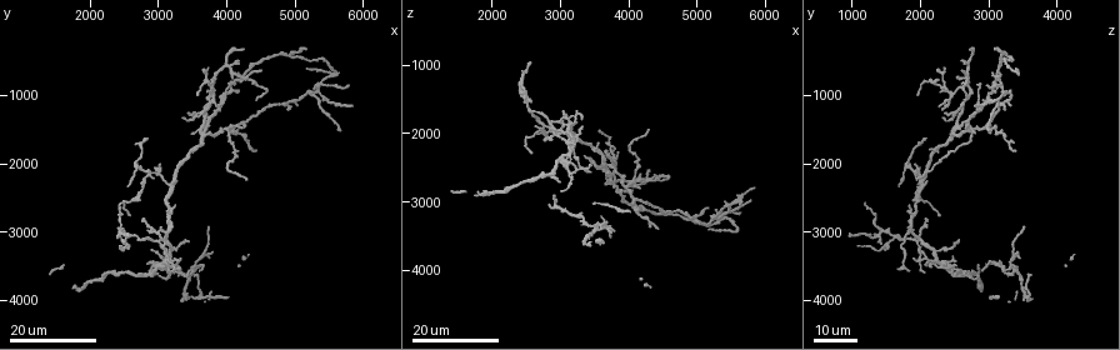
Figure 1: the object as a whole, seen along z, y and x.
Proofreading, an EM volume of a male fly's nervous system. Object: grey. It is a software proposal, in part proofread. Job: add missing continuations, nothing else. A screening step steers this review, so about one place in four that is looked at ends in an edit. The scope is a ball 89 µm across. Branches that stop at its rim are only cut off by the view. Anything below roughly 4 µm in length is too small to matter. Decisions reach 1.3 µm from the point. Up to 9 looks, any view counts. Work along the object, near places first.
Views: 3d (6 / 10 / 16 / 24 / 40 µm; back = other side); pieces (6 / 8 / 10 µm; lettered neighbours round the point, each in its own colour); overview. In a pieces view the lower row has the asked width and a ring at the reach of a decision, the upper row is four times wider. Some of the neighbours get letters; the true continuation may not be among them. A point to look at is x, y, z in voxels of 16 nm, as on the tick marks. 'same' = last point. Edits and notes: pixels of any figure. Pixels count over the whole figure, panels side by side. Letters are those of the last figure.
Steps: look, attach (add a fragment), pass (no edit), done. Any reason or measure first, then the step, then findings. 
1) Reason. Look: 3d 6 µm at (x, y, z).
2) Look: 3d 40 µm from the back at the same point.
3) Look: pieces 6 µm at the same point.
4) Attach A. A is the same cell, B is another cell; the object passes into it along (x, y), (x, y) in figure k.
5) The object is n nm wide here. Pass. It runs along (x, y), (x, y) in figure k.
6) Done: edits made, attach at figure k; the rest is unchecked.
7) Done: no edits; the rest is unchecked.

Branch stops here. Look: 3d 24 µm at (4400, 1800, 3350).

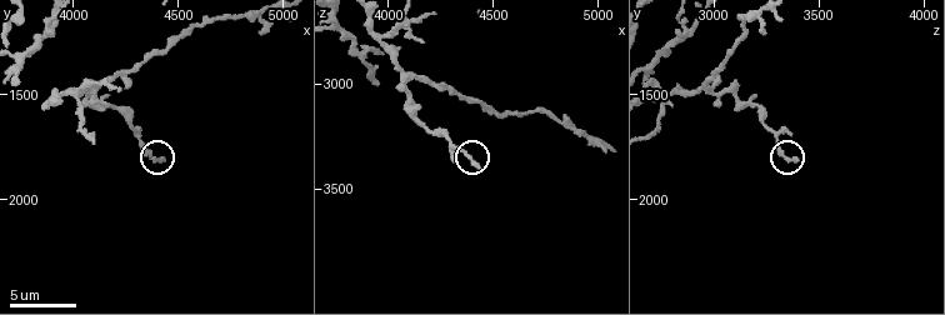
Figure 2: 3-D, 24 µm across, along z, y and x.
Look: pieces 6 µm at (4440, 1800, 3390).

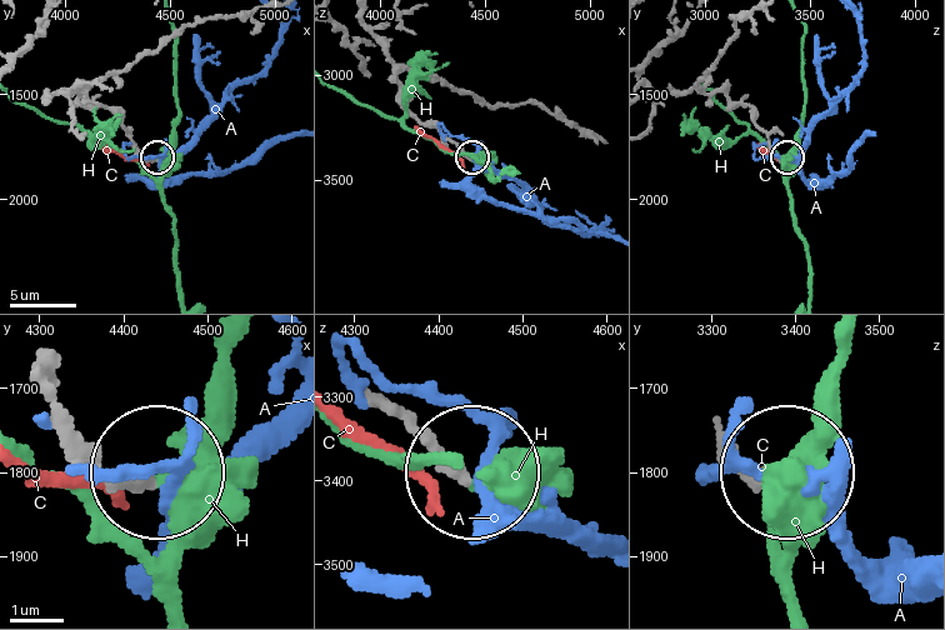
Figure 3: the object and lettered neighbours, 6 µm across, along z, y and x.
Pass. A, C and H are other cells; it runs along (374, 394), (468, 474) in figure 3; no lettered fragment goes on from it.

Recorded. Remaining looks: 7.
Free end. Look: 3d 16 µm at (4450, 650, 2600).

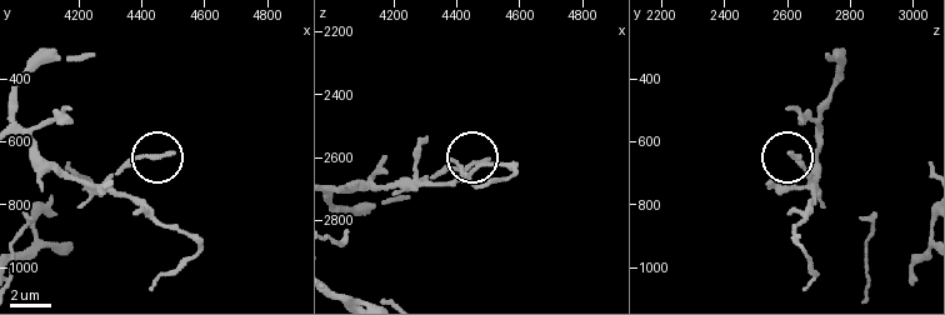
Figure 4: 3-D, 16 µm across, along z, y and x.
Look: pieces 8 µm at (4490, 630, 2620).

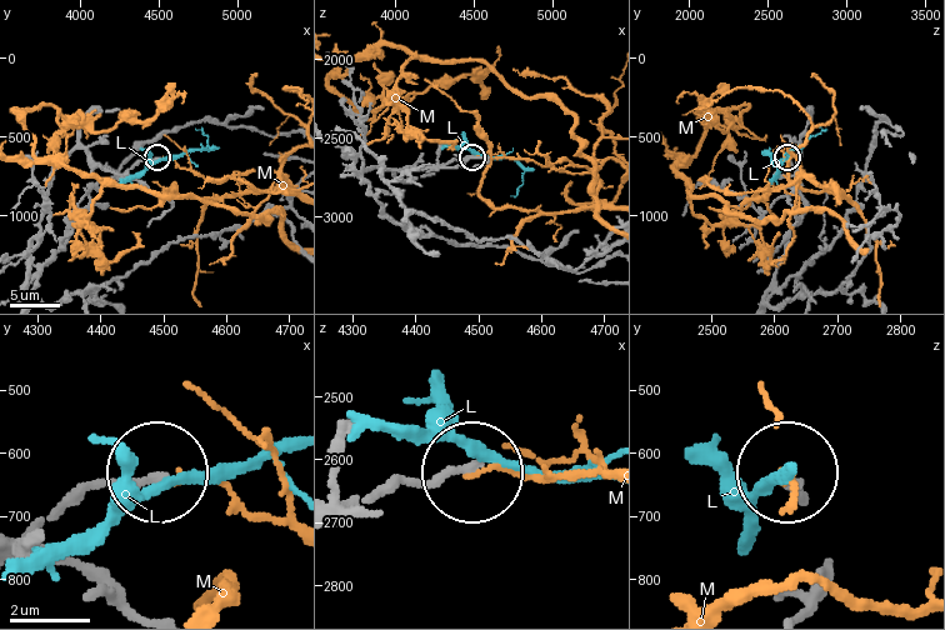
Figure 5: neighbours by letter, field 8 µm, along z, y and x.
Pass. L and M are other cells; it runs along (340, 509), (468, 468) in figure 5; no lettered fragment goes on from it.

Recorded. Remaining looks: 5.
Free end. Look: 3d 16 µm at (3500, 1550, 2450).

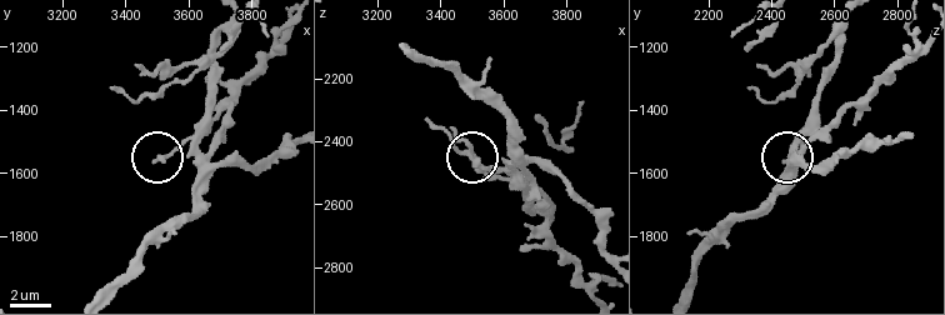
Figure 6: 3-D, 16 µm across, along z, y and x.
See the neighbours. Look: pieces 6 µm at (3500, 1560, 2450).

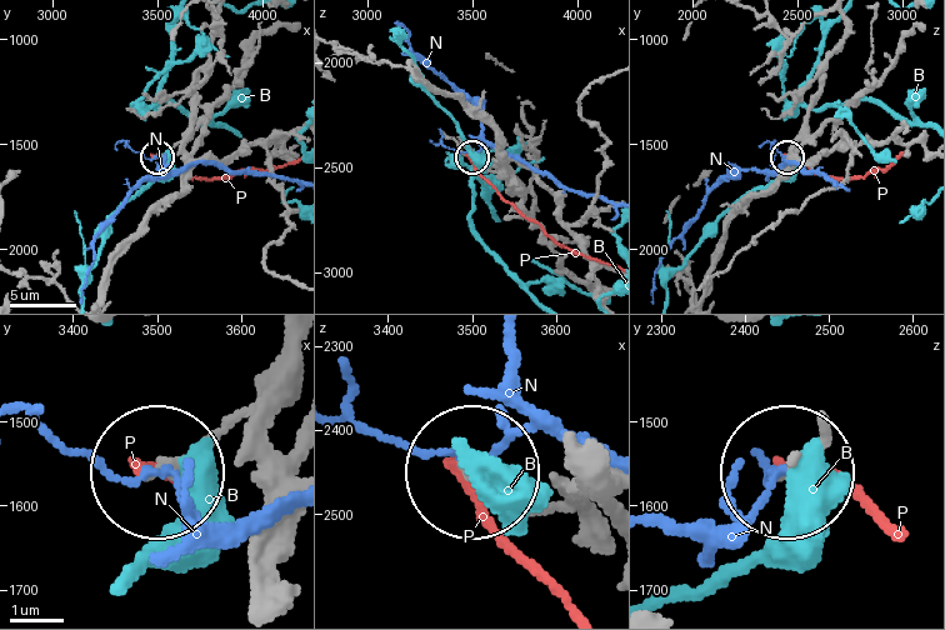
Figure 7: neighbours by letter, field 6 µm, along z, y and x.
Pass. B, N and P are other cells; it runs along (99, 293), (113, 251), (180, 190), (180, 154), (158, 156) in figure 7; none of them fits.

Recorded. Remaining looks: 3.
Branch stops here. Look: 3d 10 µm at (4900, 1200, 3230).

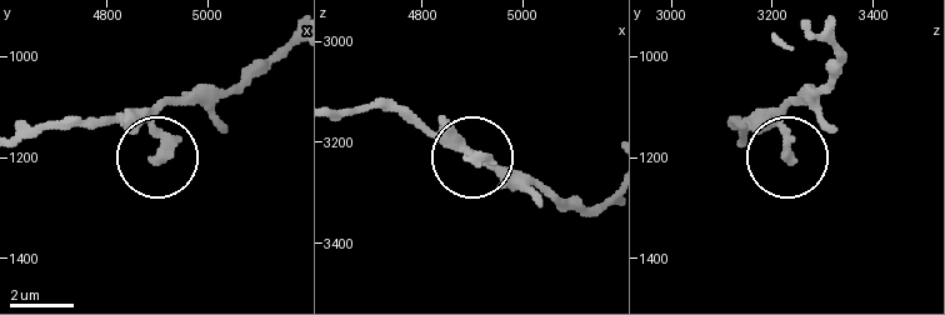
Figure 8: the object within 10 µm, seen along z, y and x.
Look: pieces 8 µm at (4910, 1200, 3235).

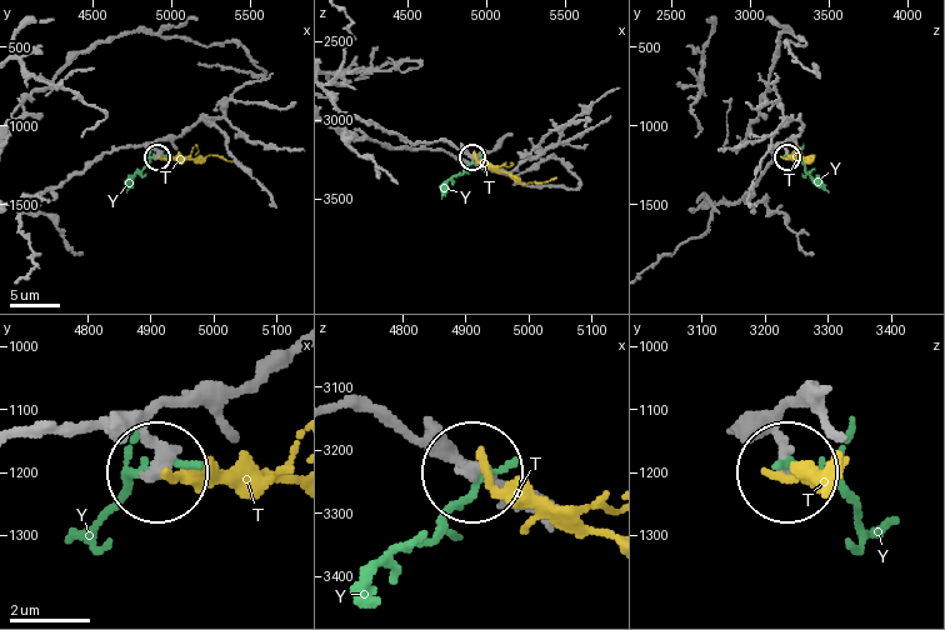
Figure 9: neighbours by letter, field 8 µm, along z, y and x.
Pass. T and Y are other cells; it runs along (338, 404), (398, 416), (468, 474) in figure 9; none of them fits.

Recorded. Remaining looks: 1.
Done: no edits; the rest is unchecked.

